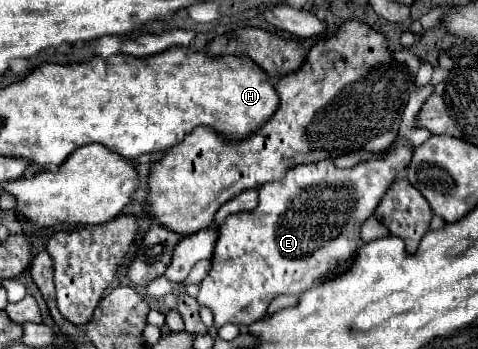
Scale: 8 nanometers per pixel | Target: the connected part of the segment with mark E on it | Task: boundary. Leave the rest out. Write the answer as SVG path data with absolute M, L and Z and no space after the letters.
M393 143L389 153L381 159L357 163L349 169L339 169L333 161L319 161L309 165L291 167L283 181L265 183L259 187L259 205L251 213L229 215L219 227L217 247L211 259L211 271L201 281L199 305L209 307L215 317L215 327L225 323L251 325L267 315L269 303L279 295L301 297L307 289L315 287L331 275L339 275L351 267L359 249L359 233L363 221L373 215L381 197L391 187L397 175L401 175L411 161L411 147L405 143Z

